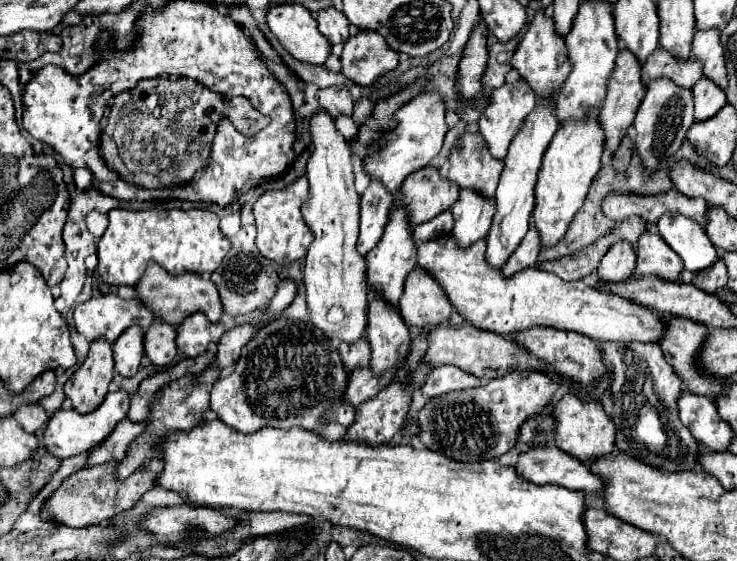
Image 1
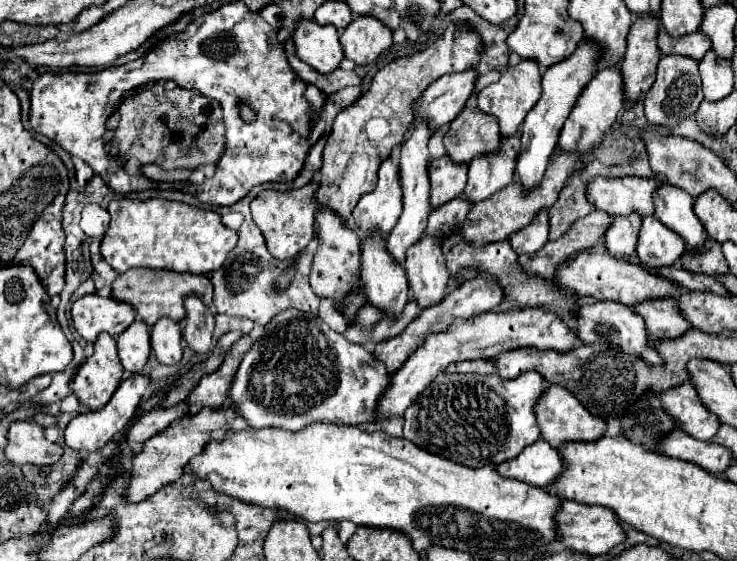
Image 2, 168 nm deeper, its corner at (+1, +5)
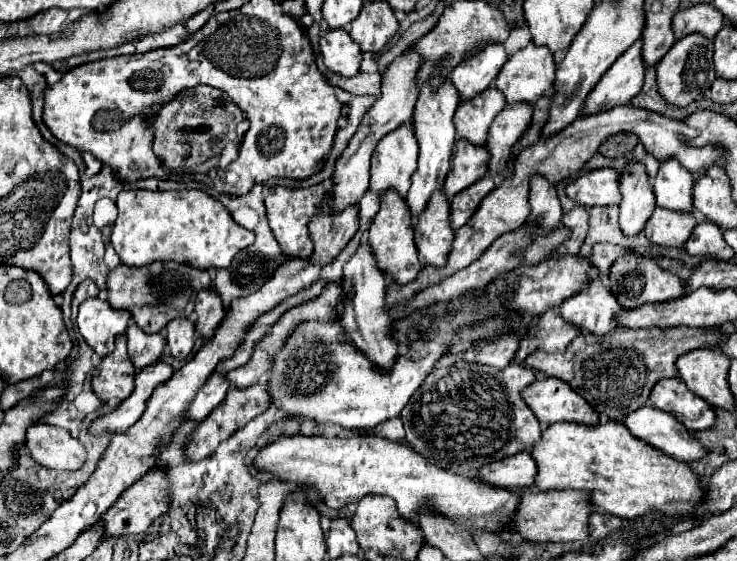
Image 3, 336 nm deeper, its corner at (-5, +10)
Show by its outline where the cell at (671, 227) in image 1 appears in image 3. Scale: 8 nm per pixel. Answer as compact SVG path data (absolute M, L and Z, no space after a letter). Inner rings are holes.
M666 160L660 164L658 176L654 180L656 204L660 208L690 214L694 210L692 190L694 176L690 176L676 160Z

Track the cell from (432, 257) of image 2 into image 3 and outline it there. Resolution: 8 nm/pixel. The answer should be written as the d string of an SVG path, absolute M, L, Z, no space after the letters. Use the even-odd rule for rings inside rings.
M442 190L434 192L414 228L414 242L424 266L442 268L448 262L448 254L454 240L454 230L450 228L448 214L448 198L442 194Z

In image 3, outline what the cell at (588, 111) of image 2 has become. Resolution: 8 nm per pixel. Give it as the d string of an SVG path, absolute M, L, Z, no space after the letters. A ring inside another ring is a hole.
M634 42L600 78L596 88L588 94L580 116L598 114L630 100L644 84L644 62L640 58L640 42Z

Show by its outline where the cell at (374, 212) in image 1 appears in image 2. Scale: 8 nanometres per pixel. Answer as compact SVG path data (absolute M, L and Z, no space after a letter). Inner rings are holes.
M388 157L378 169L376 189L362 195L352 217L364 233L376 227L382 233L390 233L400 213L402 213L400 167Z

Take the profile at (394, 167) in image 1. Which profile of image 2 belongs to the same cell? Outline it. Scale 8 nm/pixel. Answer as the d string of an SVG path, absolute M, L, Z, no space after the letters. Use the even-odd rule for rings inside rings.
M468 69L462 73L450 73L434 81L416 103L416 123L428 121L434 131L448 125L470 99L476 85L478 71Z

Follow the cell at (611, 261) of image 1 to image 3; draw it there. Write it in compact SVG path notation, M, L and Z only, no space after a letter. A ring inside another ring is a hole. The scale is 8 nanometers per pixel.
M632 162L630 168L622 172L620 192L620 230L624 236L632 238L644 230L644 224L656 206L648 176L638 162Z

